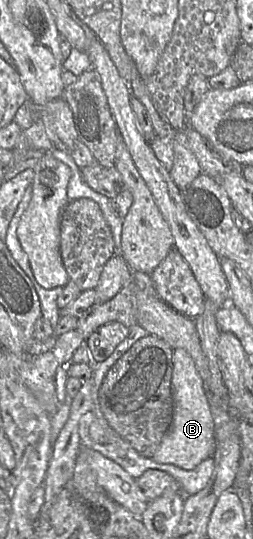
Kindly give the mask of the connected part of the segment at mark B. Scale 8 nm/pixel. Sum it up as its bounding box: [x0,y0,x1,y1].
[152,348,214,470]

